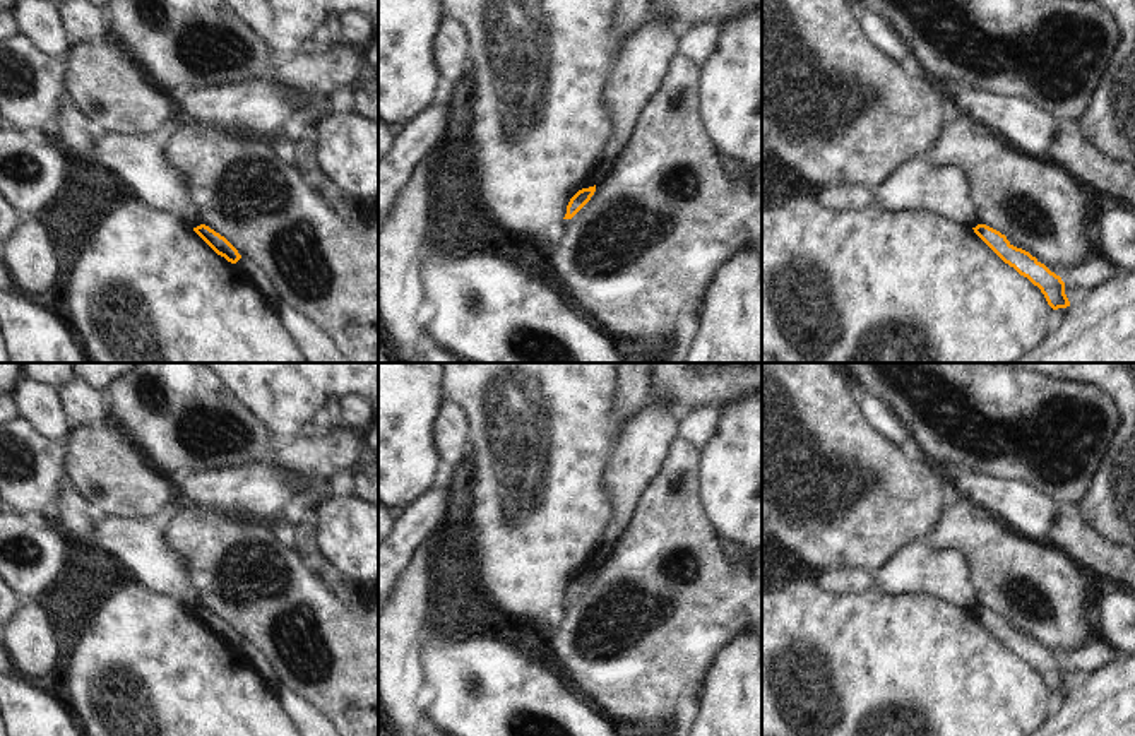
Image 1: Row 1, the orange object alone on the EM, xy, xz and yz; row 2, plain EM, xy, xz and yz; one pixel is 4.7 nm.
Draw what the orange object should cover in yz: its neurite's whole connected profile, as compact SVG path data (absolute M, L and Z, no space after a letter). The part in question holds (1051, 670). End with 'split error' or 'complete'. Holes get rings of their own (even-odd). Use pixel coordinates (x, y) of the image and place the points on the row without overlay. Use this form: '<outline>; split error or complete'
M978 608L972 613L1005 647L1037 669L1053 693L1070 690L1065 666L1060 659L1051 656L1029 635L1013 630L1000 614L986 608Z; complete

